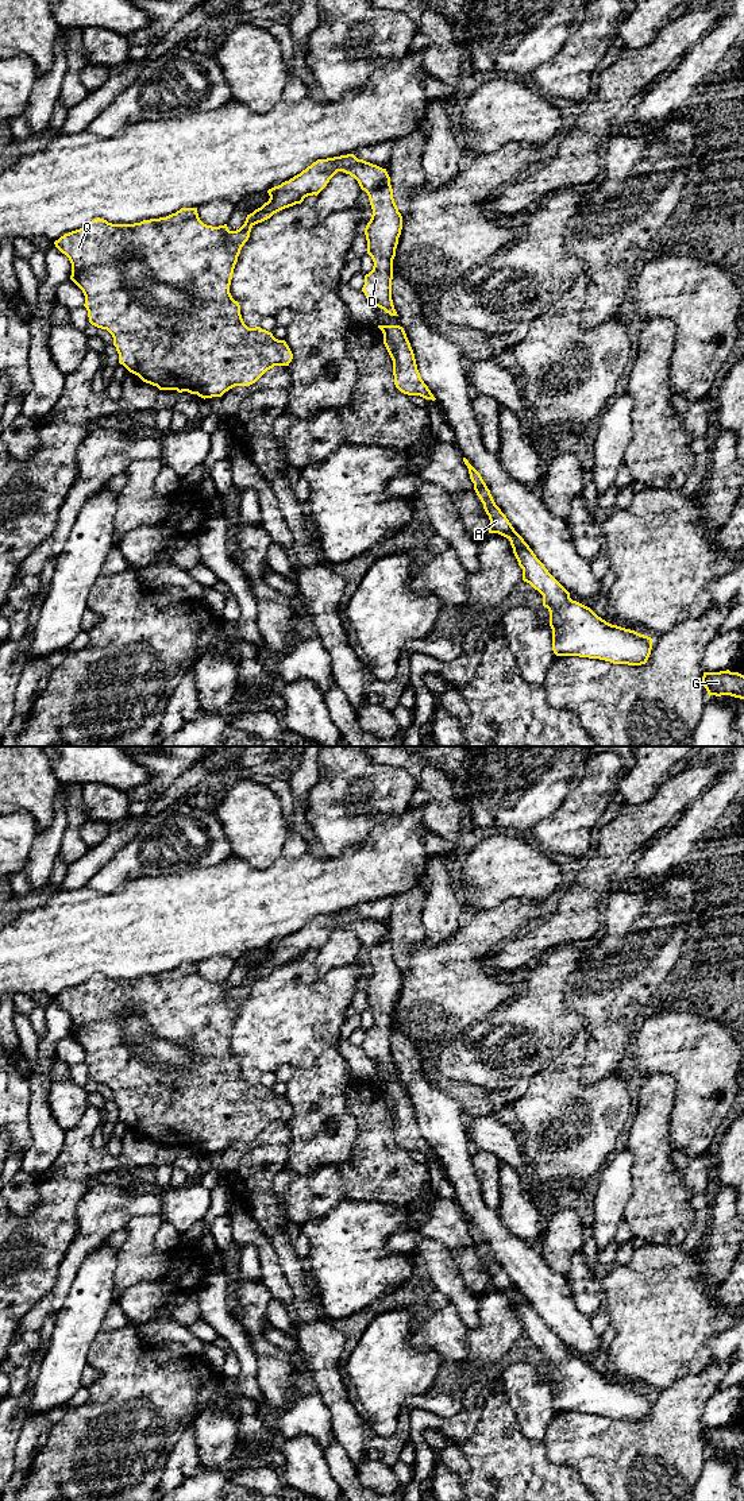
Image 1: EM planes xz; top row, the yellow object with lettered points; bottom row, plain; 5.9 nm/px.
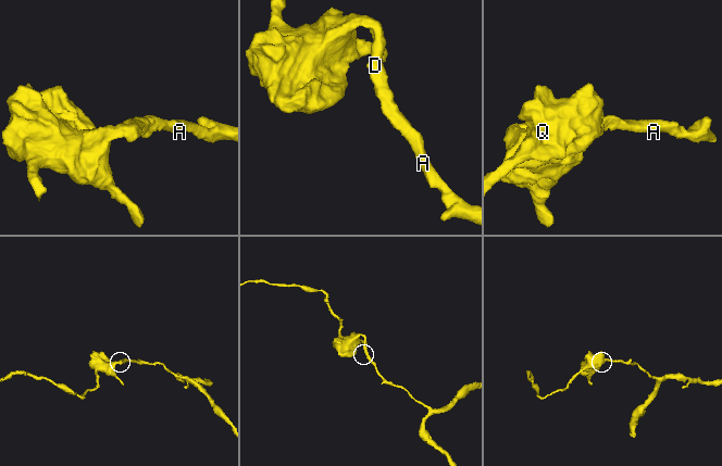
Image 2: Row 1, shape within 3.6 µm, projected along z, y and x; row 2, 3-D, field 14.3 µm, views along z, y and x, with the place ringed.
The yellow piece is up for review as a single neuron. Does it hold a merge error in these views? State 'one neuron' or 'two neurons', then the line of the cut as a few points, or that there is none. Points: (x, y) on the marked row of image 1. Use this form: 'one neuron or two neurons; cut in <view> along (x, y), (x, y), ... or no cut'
one neuron; no cut

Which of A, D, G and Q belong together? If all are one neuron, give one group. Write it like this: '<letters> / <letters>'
A D G Q

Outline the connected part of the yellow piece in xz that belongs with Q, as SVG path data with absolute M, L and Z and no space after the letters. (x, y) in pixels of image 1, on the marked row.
M354 154L317 159L289 181L269 189L269 201L247 215L244 224L236 231L230 231L227 224L207 225L200 220L197 208L181 208L166 217L134 224L112 224L97 217L88 225L65 234L54 244L72 263L70 279L85 296L84 306L88 310L89 323L107 329L112 335L120 364L159 390L188 391L204 400L221 397L235 386L255 383L274 366L289 366L293 359L285 340L275 339L271 332L261 327L248 328L244 324L240 305L230 293L234 269L242 247L250 238L251 228L285 208L301 204L308 196L317 196L338 171L350 174L358 181L361 189L367 193L373 209L365 235L367 254L371 256L374 266L365 275L362 292L370 304L383 309L390 316L398 316L392 300L392 279L393 259L402 229L402 216L394 202L386 169L358 159Z

